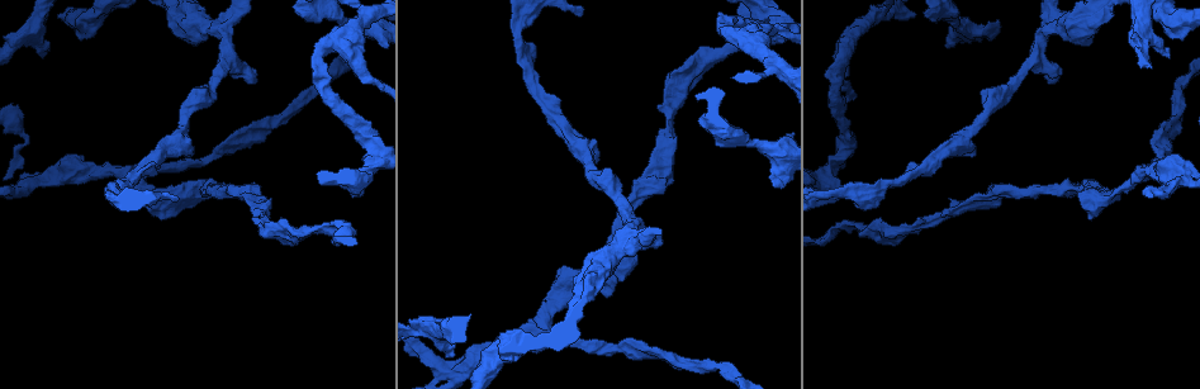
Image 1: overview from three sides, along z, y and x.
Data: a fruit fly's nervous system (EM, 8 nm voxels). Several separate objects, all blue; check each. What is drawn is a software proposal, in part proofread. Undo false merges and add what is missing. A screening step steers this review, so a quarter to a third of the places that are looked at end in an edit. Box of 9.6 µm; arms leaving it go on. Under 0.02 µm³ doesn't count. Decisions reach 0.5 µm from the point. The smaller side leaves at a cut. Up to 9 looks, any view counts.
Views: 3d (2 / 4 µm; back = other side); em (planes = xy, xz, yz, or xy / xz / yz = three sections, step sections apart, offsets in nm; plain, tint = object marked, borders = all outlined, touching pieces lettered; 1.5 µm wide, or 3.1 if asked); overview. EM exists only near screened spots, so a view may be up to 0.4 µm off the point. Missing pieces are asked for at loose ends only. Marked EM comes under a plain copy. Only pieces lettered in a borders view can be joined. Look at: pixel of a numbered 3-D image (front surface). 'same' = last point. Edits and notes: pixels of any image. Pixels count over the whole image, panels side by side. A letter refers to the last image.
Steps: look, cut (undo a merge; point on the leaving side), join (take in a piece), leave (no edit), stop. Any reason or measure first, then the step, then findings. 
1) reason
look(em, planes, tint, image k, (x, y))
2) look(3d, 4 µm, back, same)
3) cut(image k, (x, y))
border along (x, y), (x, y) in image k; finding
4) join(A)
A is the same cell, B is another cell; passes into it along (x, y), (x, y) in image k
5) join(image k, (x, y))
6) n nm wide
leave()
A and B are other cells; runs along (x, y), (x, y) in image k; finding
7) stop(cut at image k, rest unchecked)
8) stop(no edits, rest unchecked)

look(em, xz, step 4, tint, image 1, (633, 225))

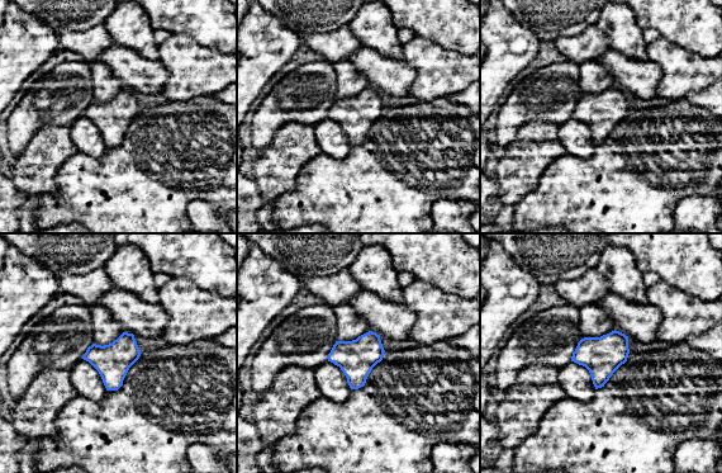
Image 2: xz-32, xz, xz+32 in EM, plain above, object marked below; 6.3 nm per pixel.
cut it another way
look(em, planes, borders, same)

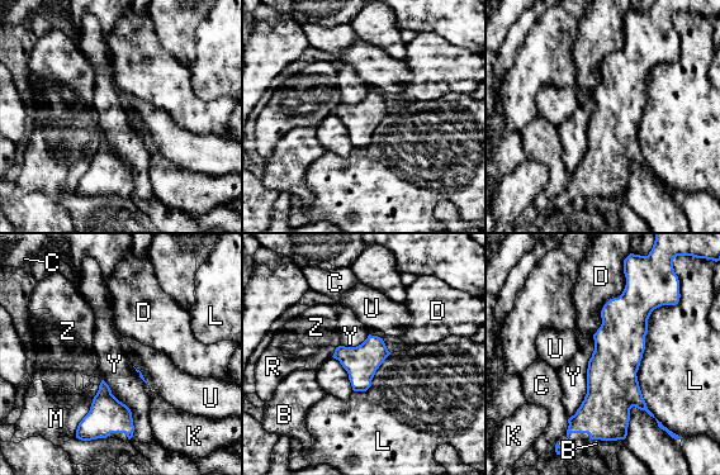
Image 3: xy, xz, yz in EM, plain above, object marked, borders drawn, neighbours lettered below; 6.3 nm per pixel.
leave()
B, C, D, K, L, M, R, U, Y and Z are other cells; all the same neuron

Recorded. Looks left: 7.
sudden change in width
look(em, xz, step 8, borders, image 1, (81, 171))

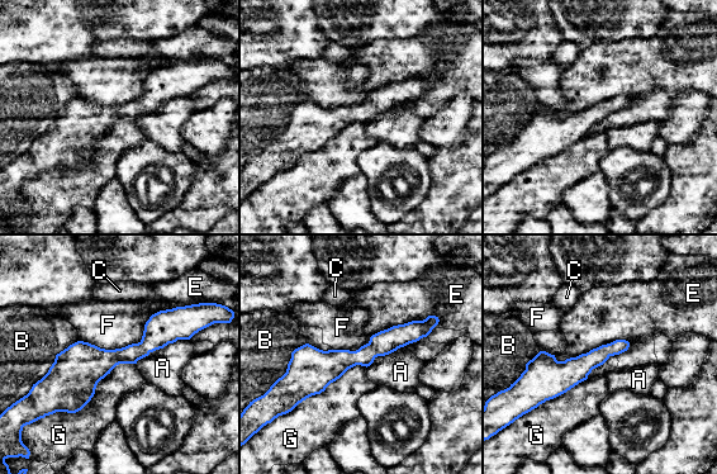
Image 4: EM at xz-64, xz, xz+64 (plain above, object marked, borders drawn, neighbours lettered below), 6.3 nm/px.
G touches over 600 nm
leave()
A, B, C, E, F and G are other cells; border along (146, 322), (137, 342), (94, 345) in image 4; all the same neuron

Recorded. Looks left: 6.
free end
look(em, yz, step 8, tint, image 1, (41, 57))

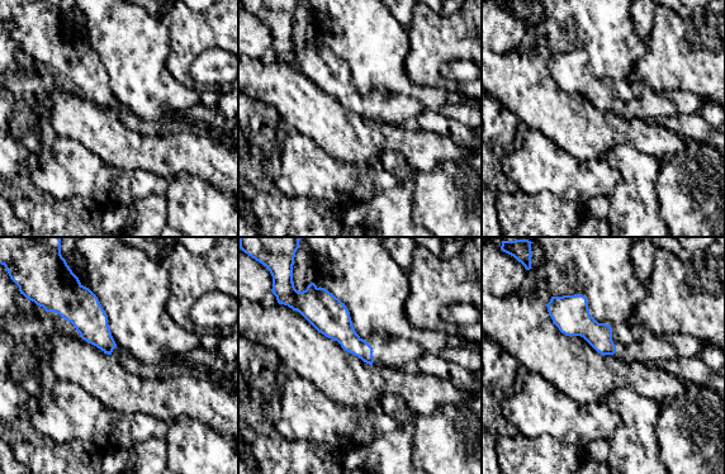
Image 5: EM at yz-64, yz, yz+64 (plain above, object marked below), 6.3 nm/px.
look(em, planes, borders, same)

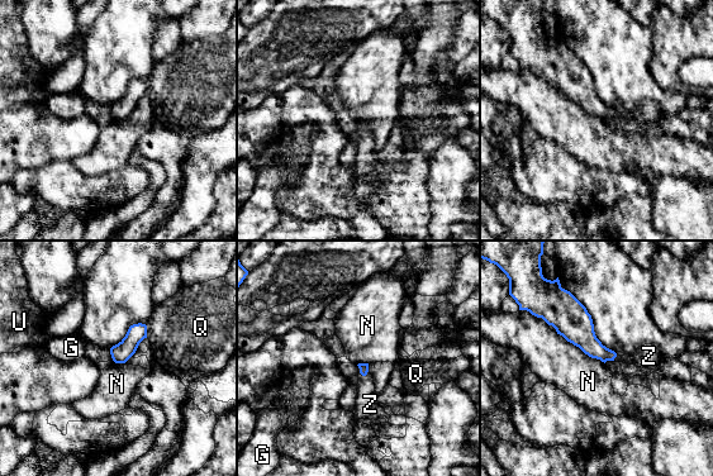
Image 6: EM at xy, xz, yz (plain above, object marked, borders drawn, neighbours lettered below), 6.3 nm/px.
N touches over 360 nm
join(Z)
Z is the same cell, G, N, Q and U are other cells; it goes on there

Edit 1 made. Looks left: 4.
look(overview)

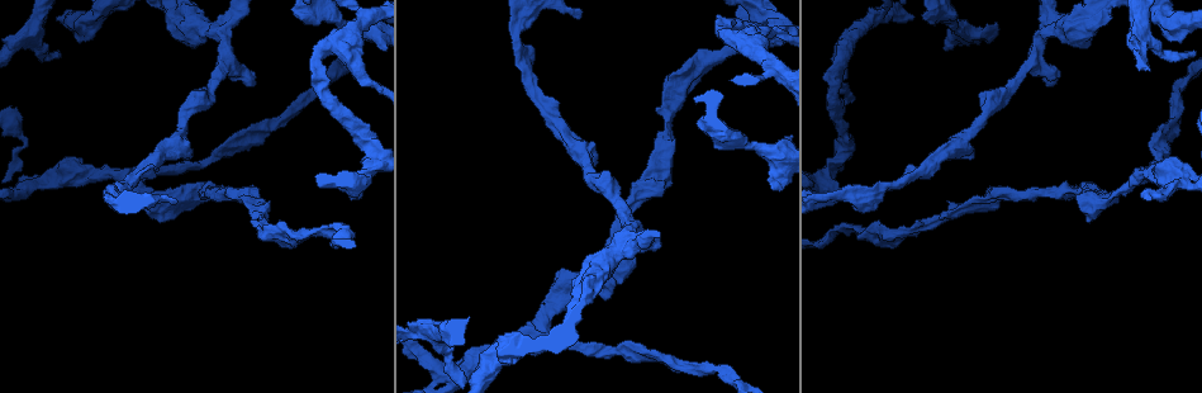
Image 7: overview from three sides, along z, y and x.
stops while still wide
look(3d, 4 µm, image 7, (581, 11))

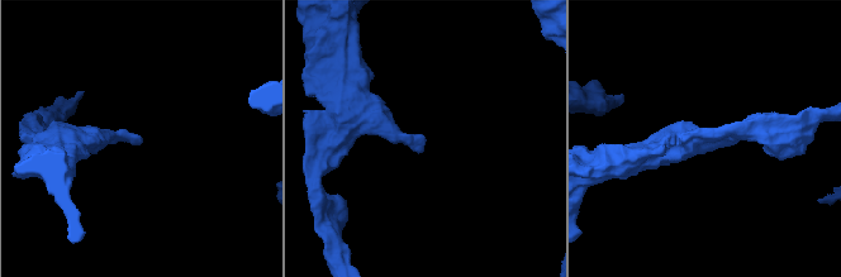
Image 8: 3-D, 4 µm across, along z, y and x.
need the tissue
look(em, planes, tint, image 8, (422, 146))

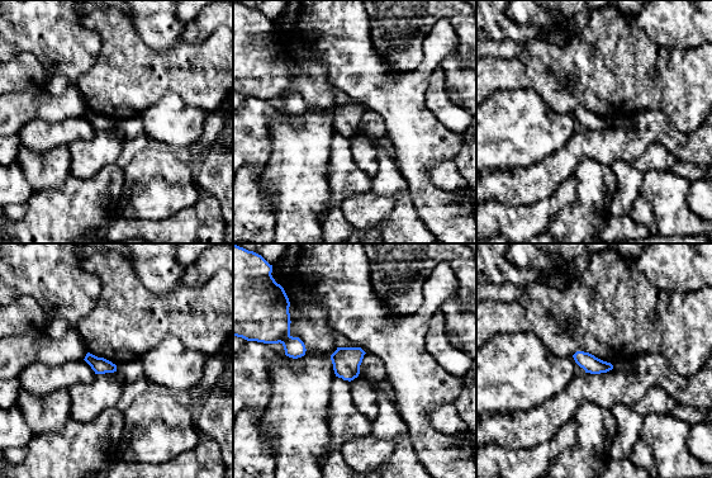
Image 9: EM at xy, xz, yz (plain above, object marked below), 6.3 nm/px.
look(em, planes, borders, same)

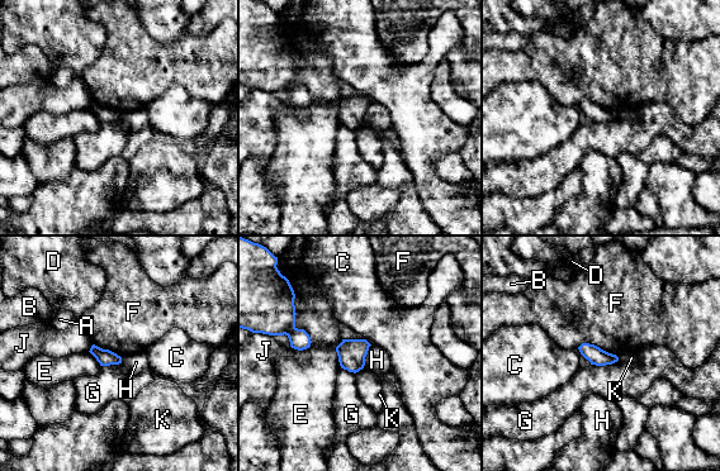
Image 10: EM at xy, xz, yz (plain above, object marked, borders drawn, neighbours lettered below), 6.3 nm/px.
leave()
A, B, C, D, E, F, G, H, J and K are other cells; border along (577, 347), (593, 343), (616, 356) in image 10; no lettered piece goes on from it

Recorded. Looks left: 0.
stop(join at image 6, rest unchecked)

